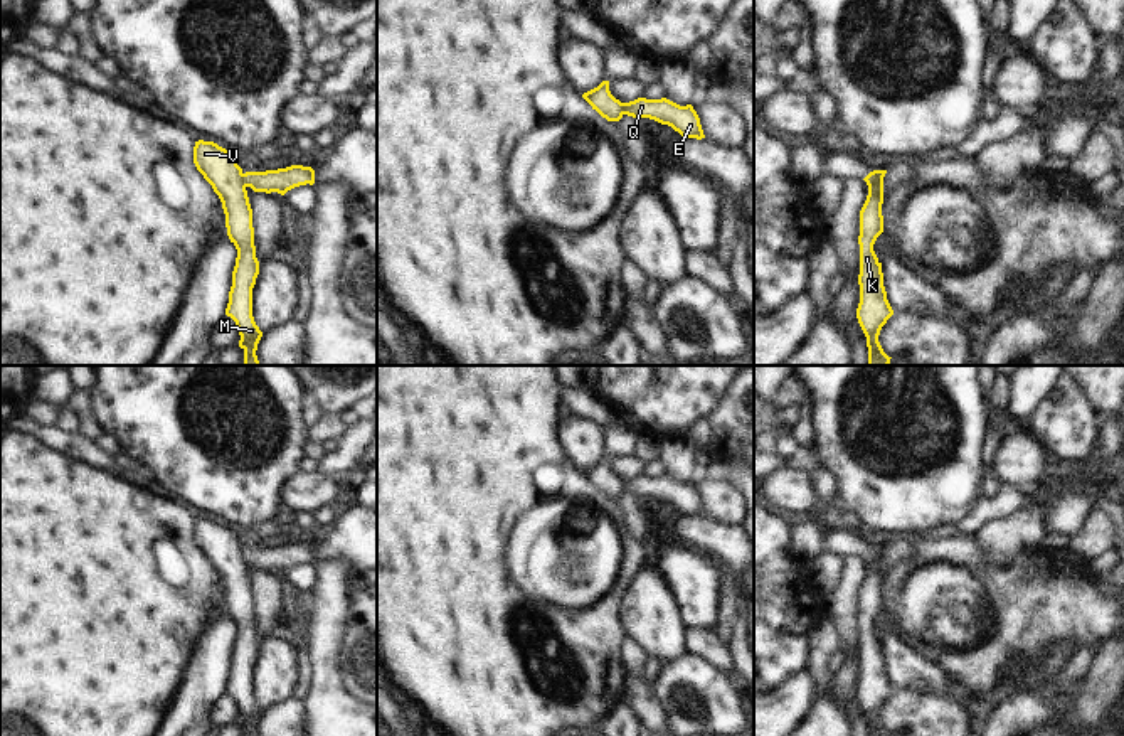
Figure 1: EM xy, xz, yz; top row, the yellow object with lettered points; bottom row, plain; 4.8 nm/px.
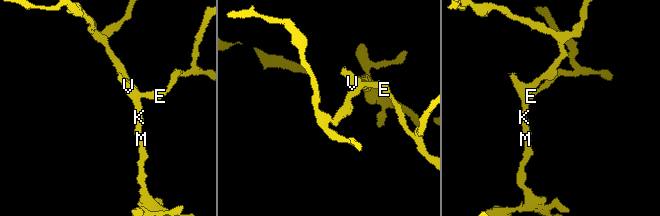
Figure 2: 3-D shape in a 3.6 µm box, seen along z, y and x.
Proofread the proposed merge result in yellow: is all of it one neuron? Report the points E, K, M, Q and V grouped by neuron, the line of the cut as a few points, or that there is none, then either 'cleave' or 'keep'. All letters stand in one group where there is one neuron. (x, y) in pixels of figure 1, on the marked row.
E Q / K M V | xy (241, 174), (241, 181), (246, 186) | cleave

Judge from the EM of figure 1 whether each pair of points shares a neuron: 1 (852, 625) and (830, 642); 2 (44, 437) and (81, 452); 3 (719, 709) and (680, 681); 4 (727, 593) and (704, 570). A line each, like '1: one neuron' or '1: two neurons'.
1: two neurons
2: one neuron
3: one neuron
4: two neurons

